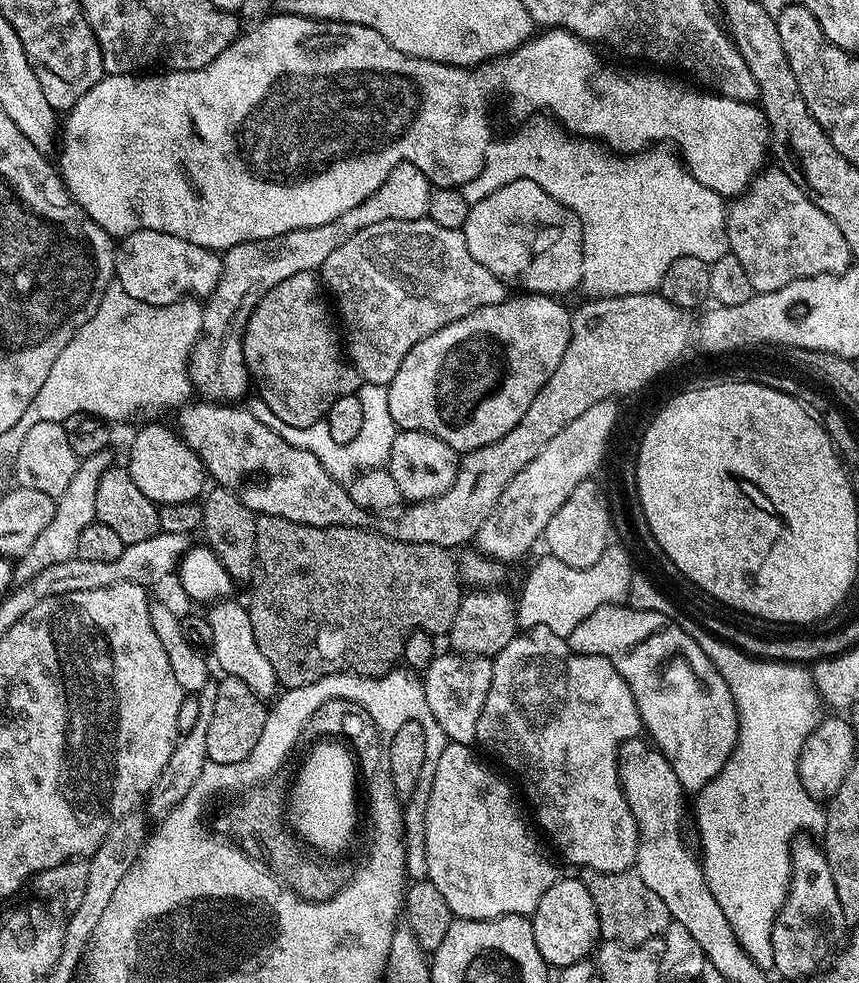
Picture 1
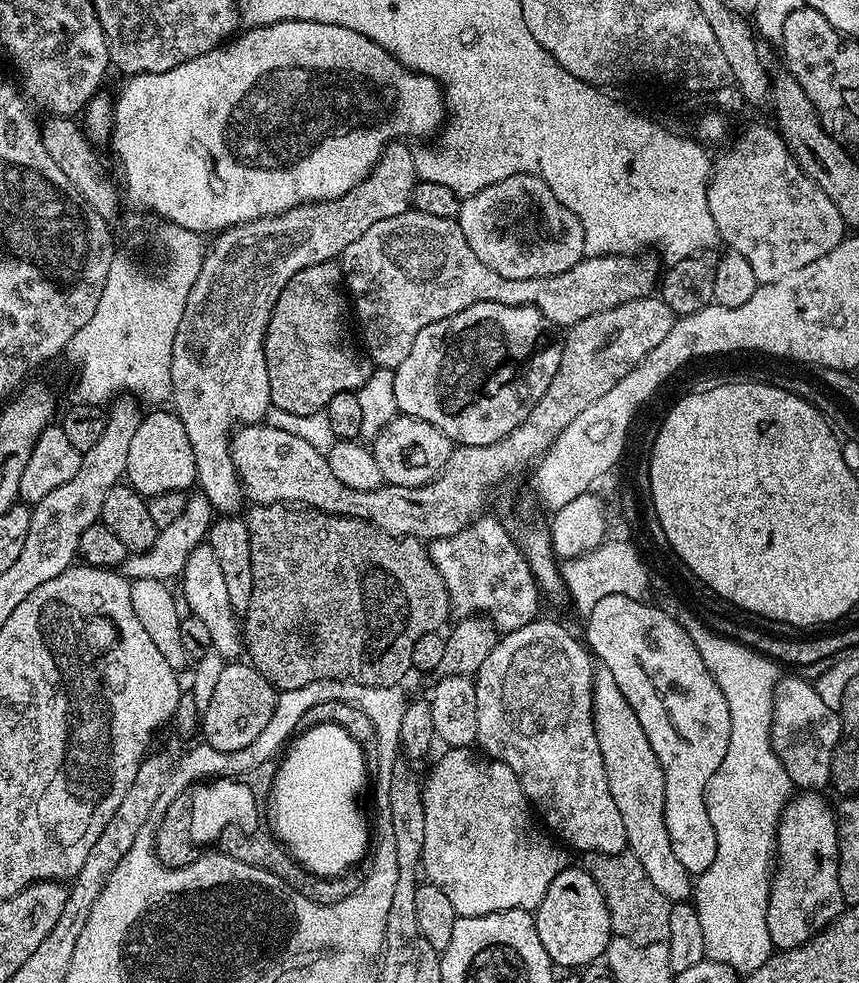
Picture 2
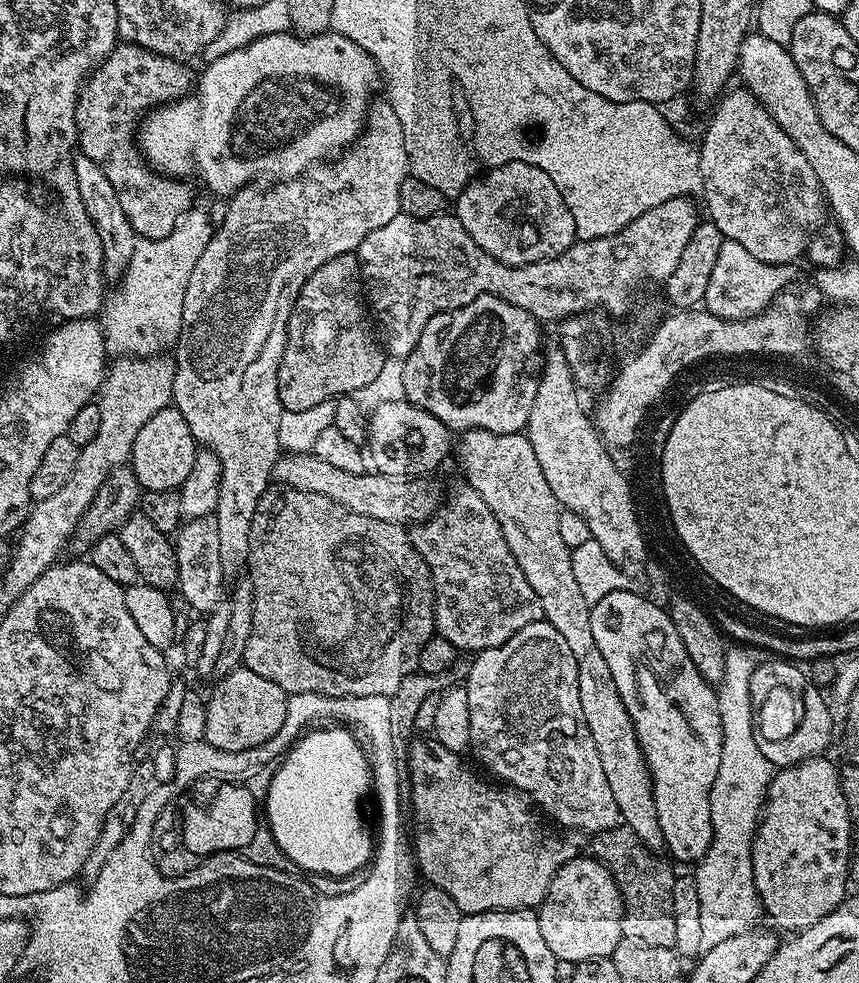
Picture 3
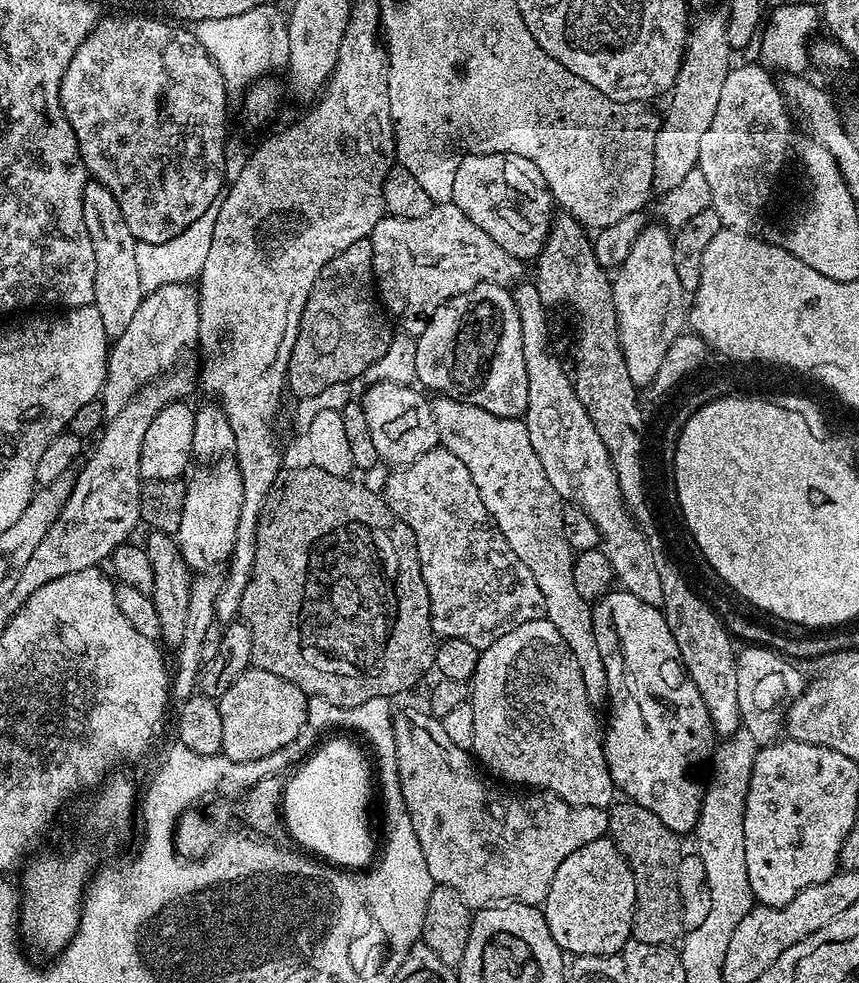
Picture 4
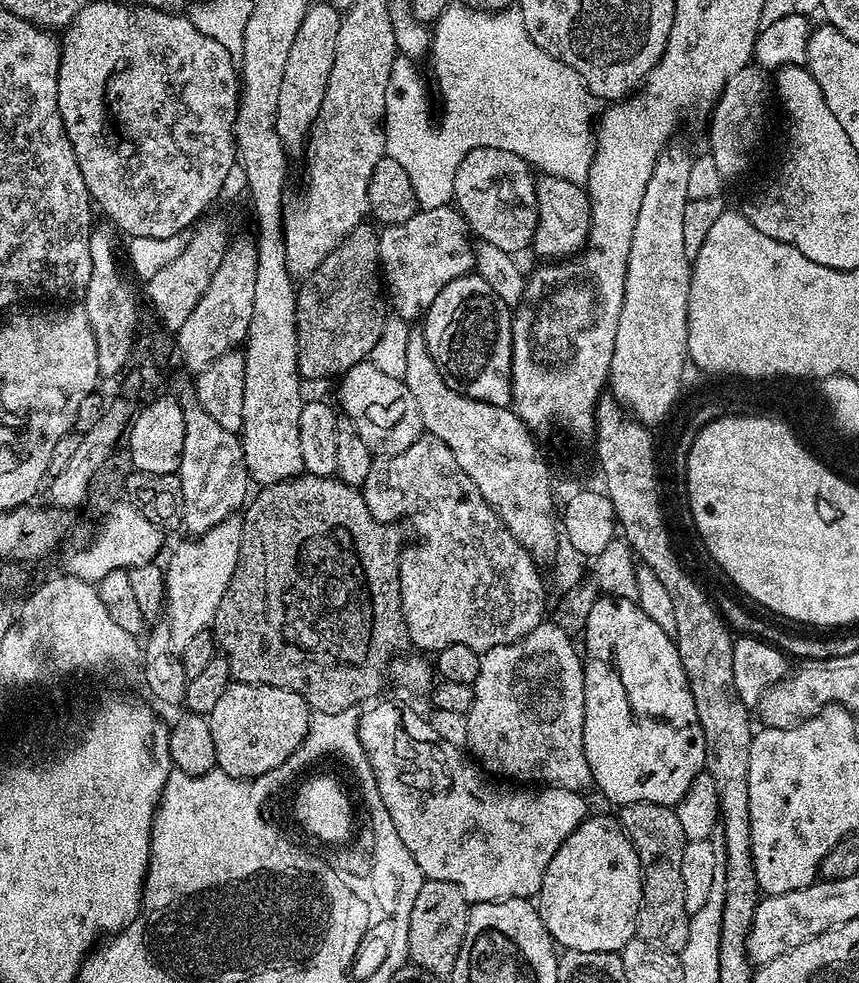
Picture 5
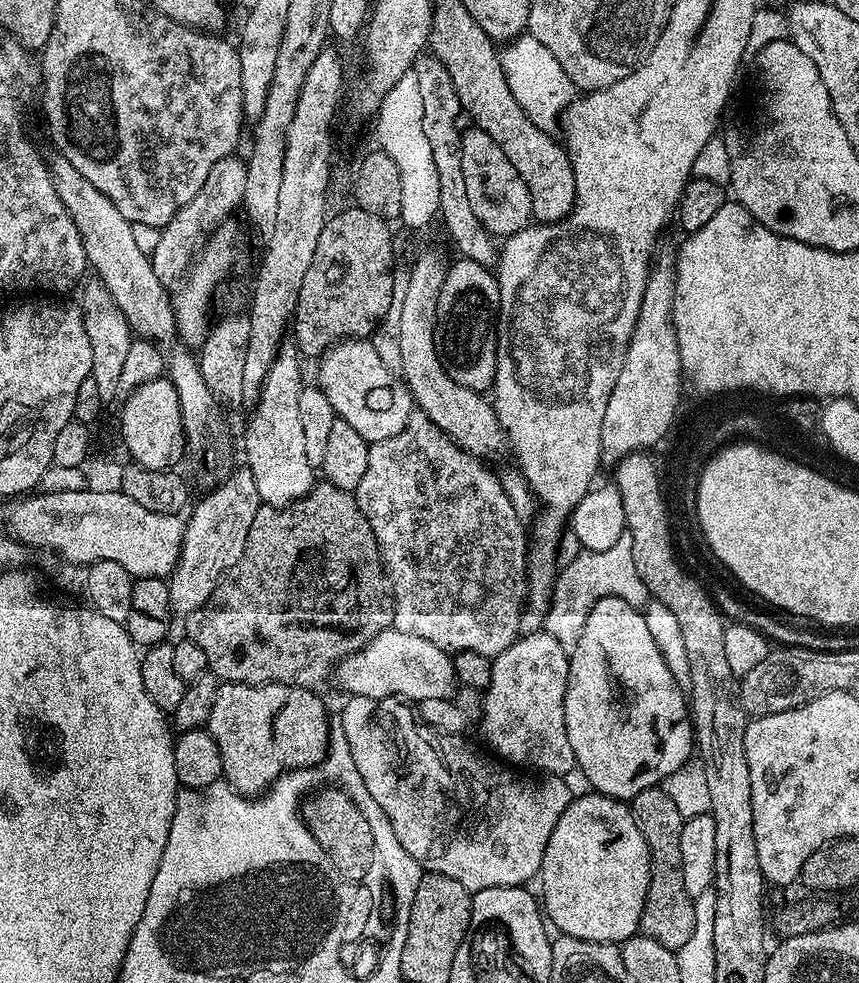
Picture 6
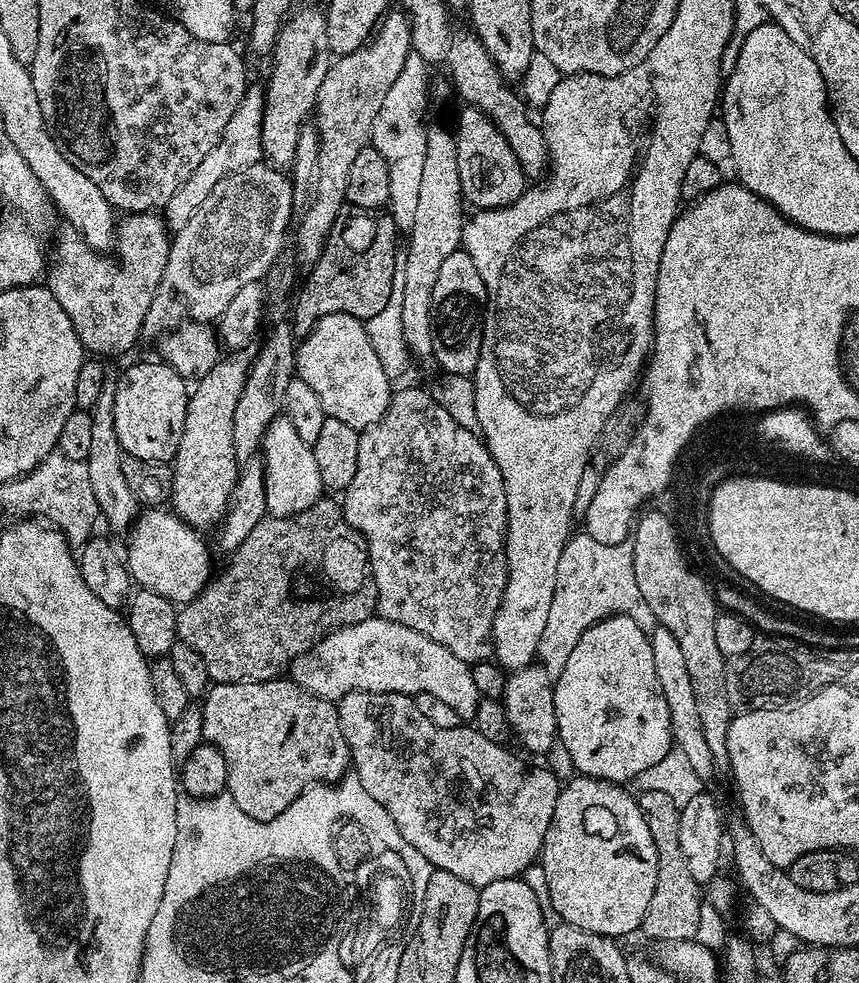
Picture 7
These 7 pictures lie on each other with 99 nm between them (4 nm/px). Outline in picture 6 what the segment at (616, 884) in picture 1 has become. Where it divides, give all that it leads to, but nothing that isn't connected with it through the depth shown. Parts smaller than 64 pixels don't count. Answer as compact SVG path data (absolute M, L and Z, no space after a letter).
M660 786L642 790L642 794L630 801L630 807L633 818L646 838L650 858L650 886L642 906L639 931L662 946L679 950L686 946L686 942L690 942L696 917L696 901L693 896L686 894L686 882L682 878L681 843L685 819L678 812L673 799Z

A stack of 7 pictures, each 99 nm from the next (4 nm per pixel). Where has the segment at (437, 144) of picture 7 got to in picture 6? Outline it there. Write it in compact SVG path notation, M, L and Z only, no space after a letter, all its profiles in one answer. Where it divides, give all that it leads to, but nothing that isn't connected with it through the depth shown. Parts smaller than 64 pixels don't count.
M424 252L413 262L408 280L403 281L405 293L399 321L402 368L399 375L408 387L415 407L425 412L430 422L434 422L434 426L438 426L459 448L466 450L471 456L489 458L488 456L496 456L503 448L509 447L499 416L492 408L487 395L454 382L454 378L446 374L444 363L436 353L438 298L447 273L445 261L440 261L438 253Z

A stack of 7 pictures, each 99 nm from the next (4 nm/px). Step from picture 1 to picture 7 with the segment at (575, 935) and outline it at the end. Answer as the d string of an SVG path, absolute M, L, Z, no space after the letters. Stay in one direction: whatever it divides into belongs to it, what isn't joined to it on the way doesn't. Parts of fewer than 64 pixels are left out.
M579 774L573 775L571 779L567 781L561 787L560 793L558 794L558 802L554 806L554 818L550 818L550 826L546 830L546 838L544 839L544 847L540 849L540 855L538 857L539 863L542 865L544 863L544 884L548 887L548 900L547 903L550 905L552 903L552 908L554 911L560 915L559 919L565 924L573 924L578 926L582 930L590 930L594 934L602 934L603 936L611 936L613 938L621 938L620 936L628 936L632 931L639 929L644 923L644 915L646 914L646 906L650 906L650 898L654 895L654 882L658 882L658 850L654 850L654 838L650 838L650 826L646 826L646 818L644 817L644 812L640 809L637 797L635 795L631 796L628 793L629 789L627 787L621 786L619 784L611 784L608 780L596 780L592 776L582 776Z

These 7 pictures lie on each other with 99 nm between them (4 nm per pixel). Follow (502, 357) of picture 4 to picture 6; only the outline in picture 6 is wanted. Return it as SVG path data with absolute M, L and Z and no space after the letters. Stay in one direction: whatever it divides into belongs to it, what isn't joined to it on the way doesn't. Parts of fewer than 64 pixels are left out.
M456 258L453 264L447 265L448 273L442 282L442 290L438 298L438 318L436 319L436 353L440 356L440 361L444 363L446 374L450 374L450 378L454 378L454 382L458 382L462 386L466 386L470 390L481 394L487 393L491 389L494 382L494 374L496 373L496 317L500 311L500 287L496 281L495 275L489 269L483 268L478 262Z

